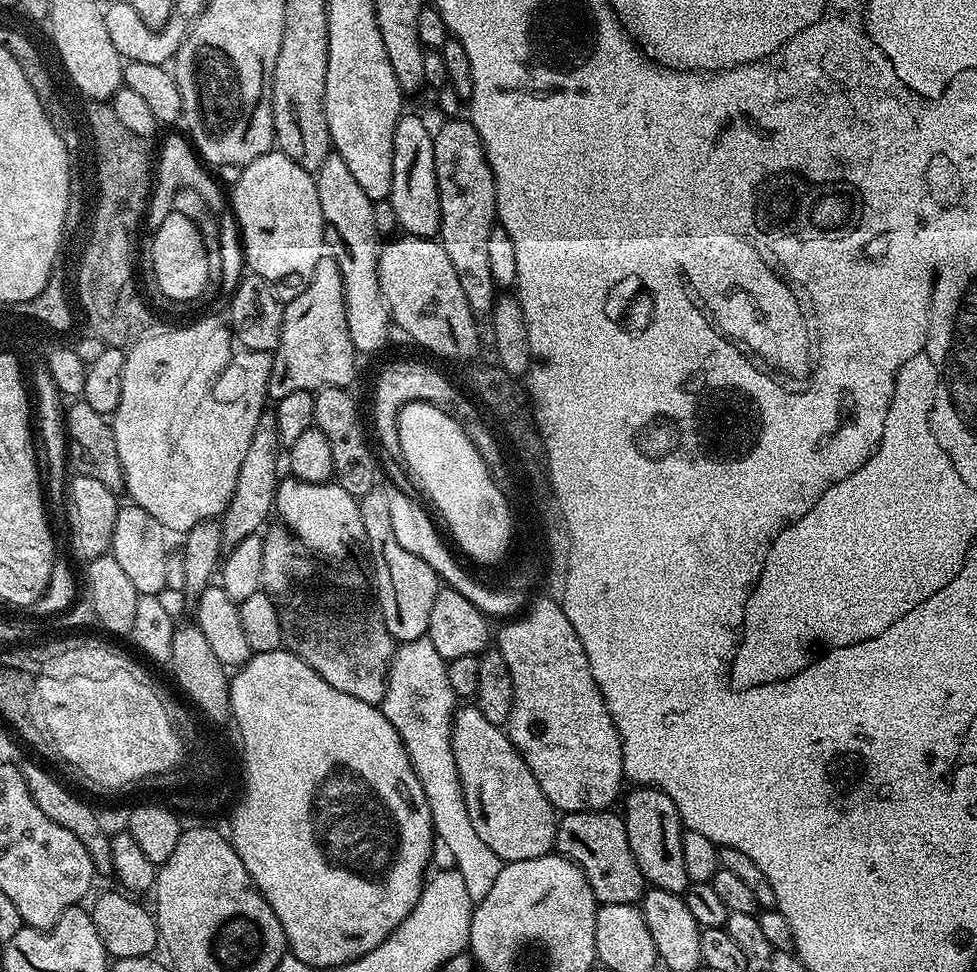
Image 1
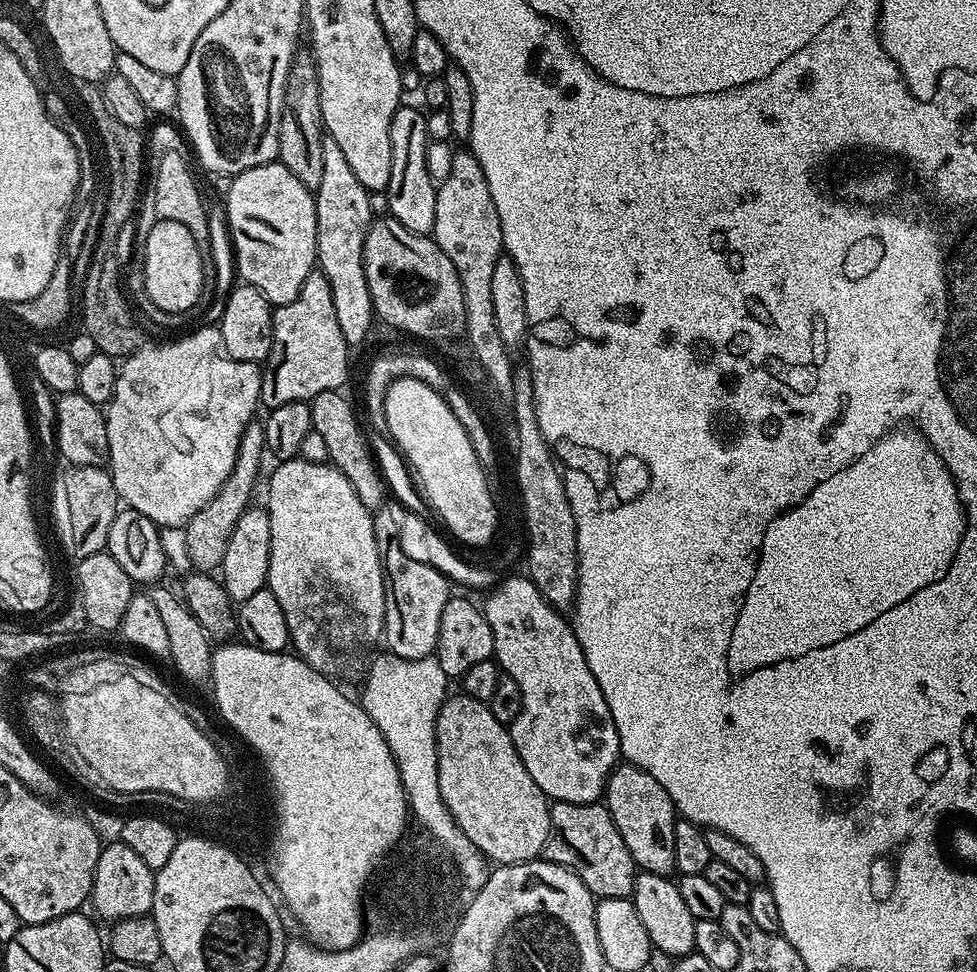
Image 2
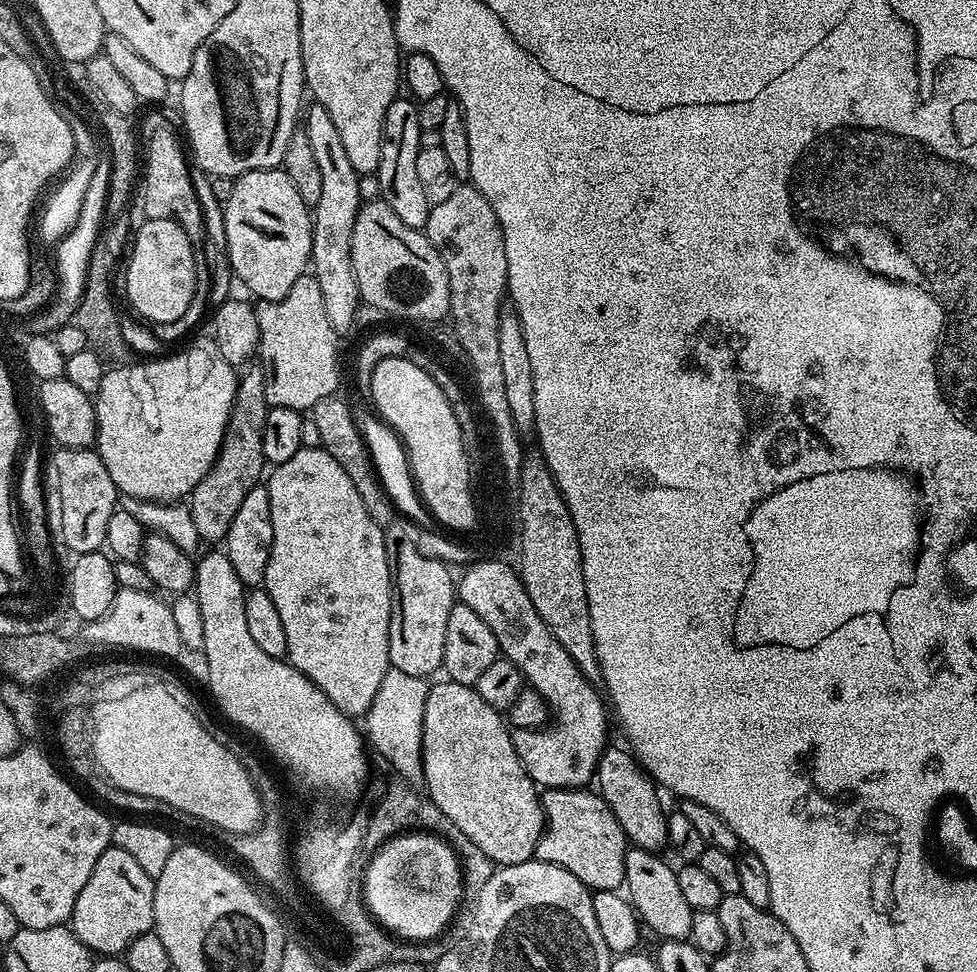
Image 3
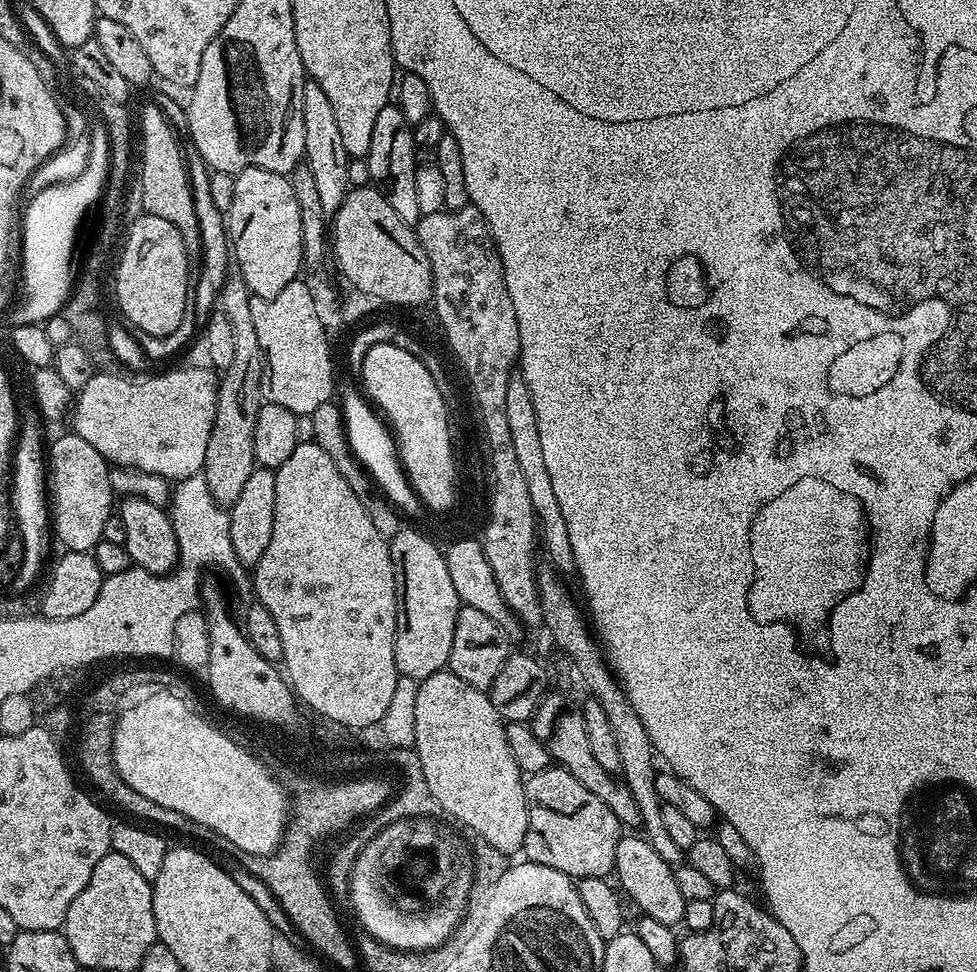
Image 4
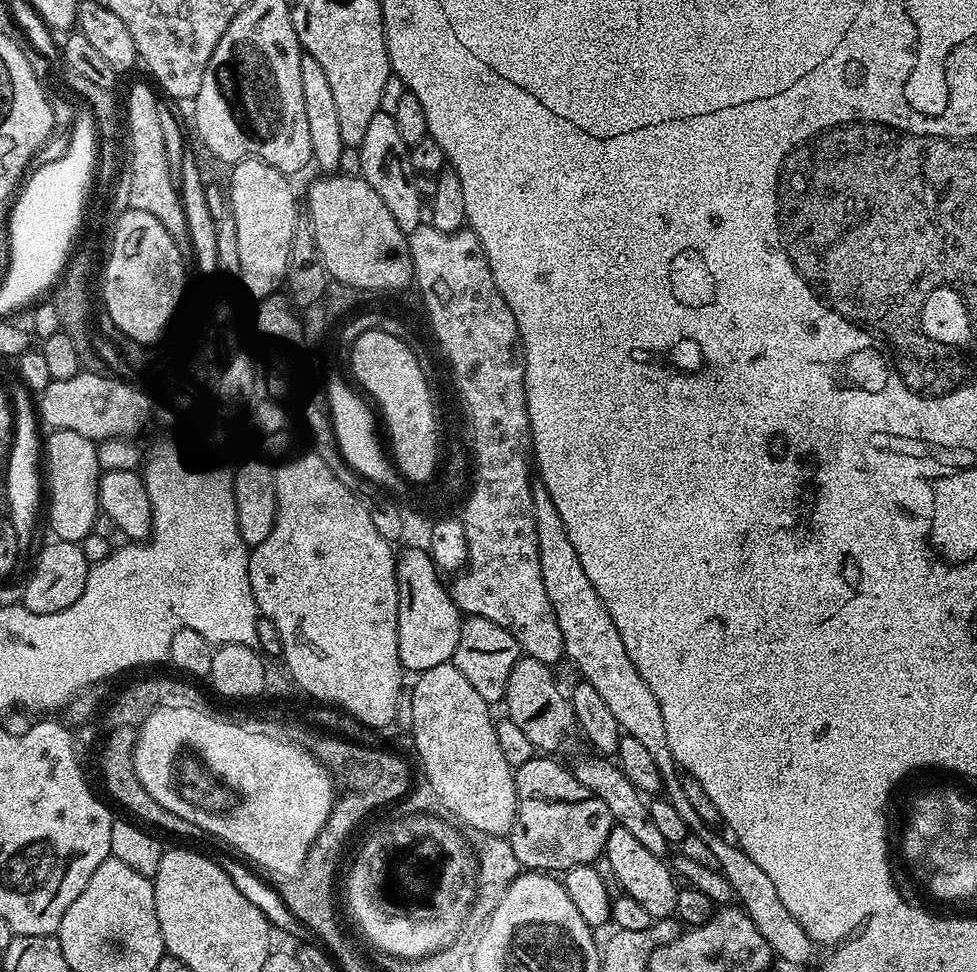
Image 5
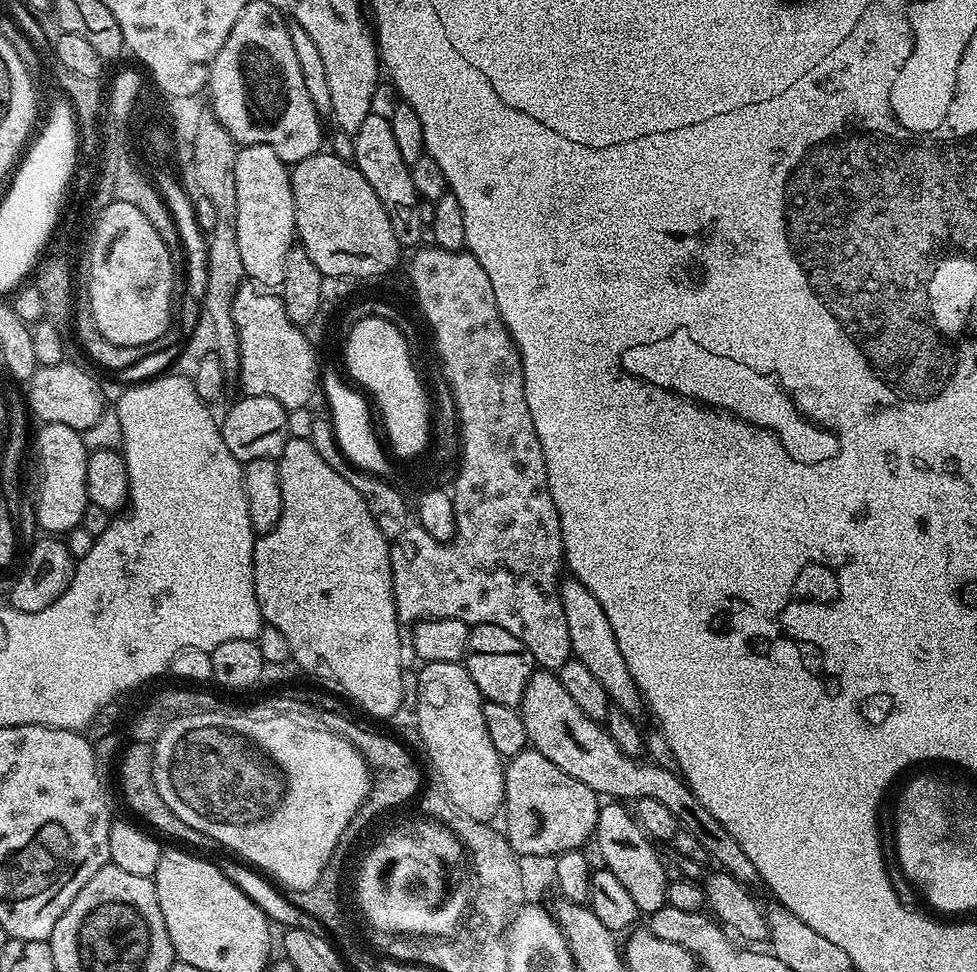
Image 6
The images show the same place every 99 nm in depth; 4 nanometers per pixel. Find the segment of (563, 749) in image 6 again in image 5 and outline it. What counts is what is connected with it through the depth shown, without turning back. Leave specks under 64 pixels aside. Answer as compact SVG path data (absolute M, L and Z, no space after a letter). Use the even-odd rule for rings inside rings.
M521 655L520 661L514 666L514 670L508 679L508 689L502 701L502 708L505 708L507 719L514 722L514 726L518 726L518 730L522 730L522 734L526 734L526 738L530 738L533 749L539 750L544 754L556 754L556 751L564 744L564 739L576 728L576 715L572 713L571 699L560 689L560 684L556 681L556 676L551 667L542 662L538 662L538 658L530 658Z

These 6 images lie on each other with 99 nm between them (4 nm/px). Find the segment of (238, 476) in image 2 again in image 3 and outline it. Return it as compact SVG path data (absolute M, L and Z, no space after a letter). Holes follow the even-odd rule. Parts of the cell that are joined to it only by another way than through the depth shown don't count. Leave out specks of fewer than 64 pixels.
M255 367L239 373L236 397L228 415L228 425L224 431L222 446L218 450L218 458L206 478L202 478L202 482L198 482L198 486L190 493L190 509L195 529L199 539L204 542L220 542L225 539L246 494L261 483L266 472L266 461L262 454L262 430L266 426L266 414L270 406L266 402L263 367Z

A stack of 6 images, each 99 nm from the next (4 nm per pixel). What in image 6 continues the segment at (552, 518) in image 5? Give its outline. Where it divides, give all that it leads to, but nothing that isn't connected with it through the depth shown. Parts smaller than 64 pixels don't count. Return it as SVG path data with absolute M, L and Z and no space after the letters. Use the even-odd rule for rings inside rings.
M568 578L561 583L560 601L562 610L566 614L566 630L570 630L570 646L575 659L582 662L602 682L609 701L615 707L622 709L626 715L633 718L639 717L642 697L630 670L626 666L626 658L622 658L622 650L618 650L618 638L614 638L614 626L610 626L610 618L606 618L603 603L579 578Z

